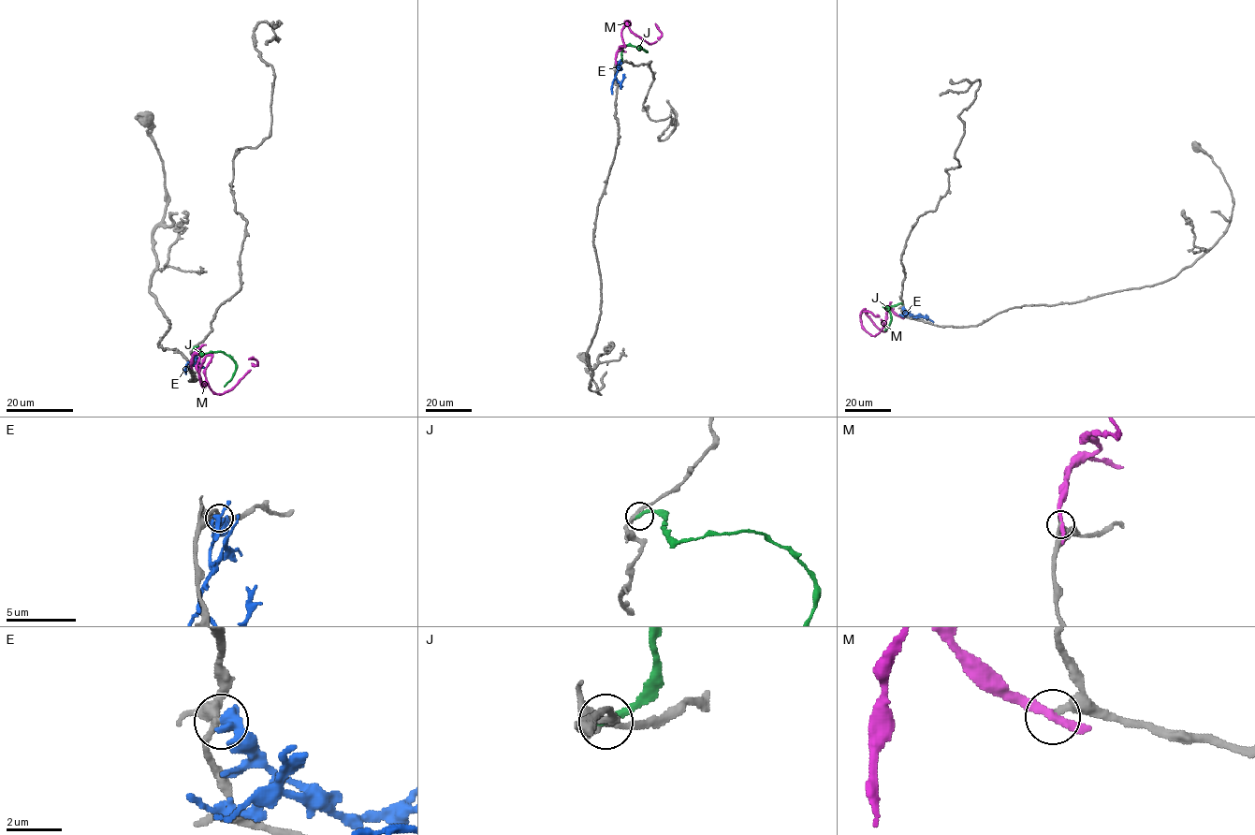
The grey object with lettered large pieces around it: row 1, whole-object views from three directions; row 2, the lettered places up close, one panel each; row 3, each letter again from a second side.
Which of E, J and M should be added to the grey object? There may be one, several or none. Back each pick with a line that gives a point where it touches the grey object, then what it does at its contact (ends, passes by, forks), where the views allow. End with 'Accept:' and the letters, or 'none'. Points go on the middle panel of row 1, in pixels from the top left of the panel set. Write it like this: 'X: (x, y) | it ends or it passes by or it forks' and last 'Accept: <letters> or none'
Accept: none

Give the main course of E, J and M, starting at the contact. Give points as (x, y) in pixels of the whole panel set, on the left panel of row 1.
E: (195, 354), (193, 363), (188, 362), (184, 368), (186, 374)
J: (194, 348), (197, 347), (203, 354), (222, 351), (234, 361), (234, 374), (224, 386)
M: (190, 367), (197, 354), (203, 388), (199, 367), (211, 355), (206, 380), (216, 393), (257, 365), (249, 358)

